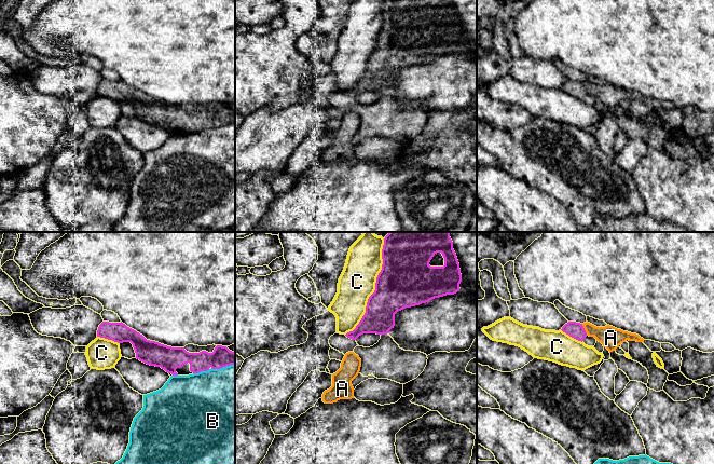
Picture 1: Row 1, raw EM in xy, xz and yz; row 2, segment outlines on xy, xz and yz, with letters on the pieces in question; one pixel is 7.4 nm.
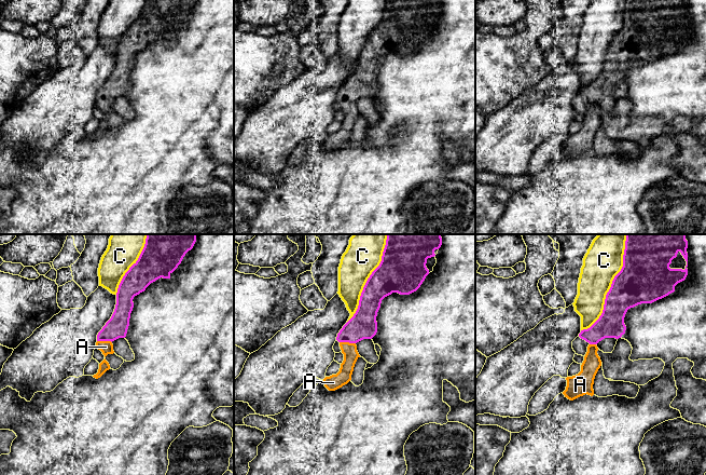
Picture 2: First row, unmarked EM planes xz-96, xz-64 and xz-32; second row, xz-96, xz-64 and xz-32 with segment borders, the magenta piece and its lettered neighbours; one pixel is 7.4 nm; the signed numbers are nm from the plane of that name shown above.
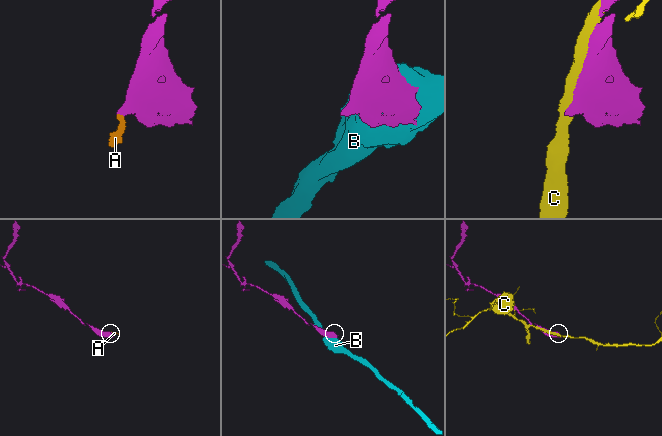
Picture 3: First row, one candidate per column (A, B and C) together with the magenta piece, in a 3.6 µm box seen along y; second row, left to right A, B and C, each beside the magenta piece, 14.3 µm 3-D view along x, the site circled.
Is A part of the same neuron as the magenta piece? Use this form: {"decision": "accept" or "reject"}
{"decision": "accept"}

